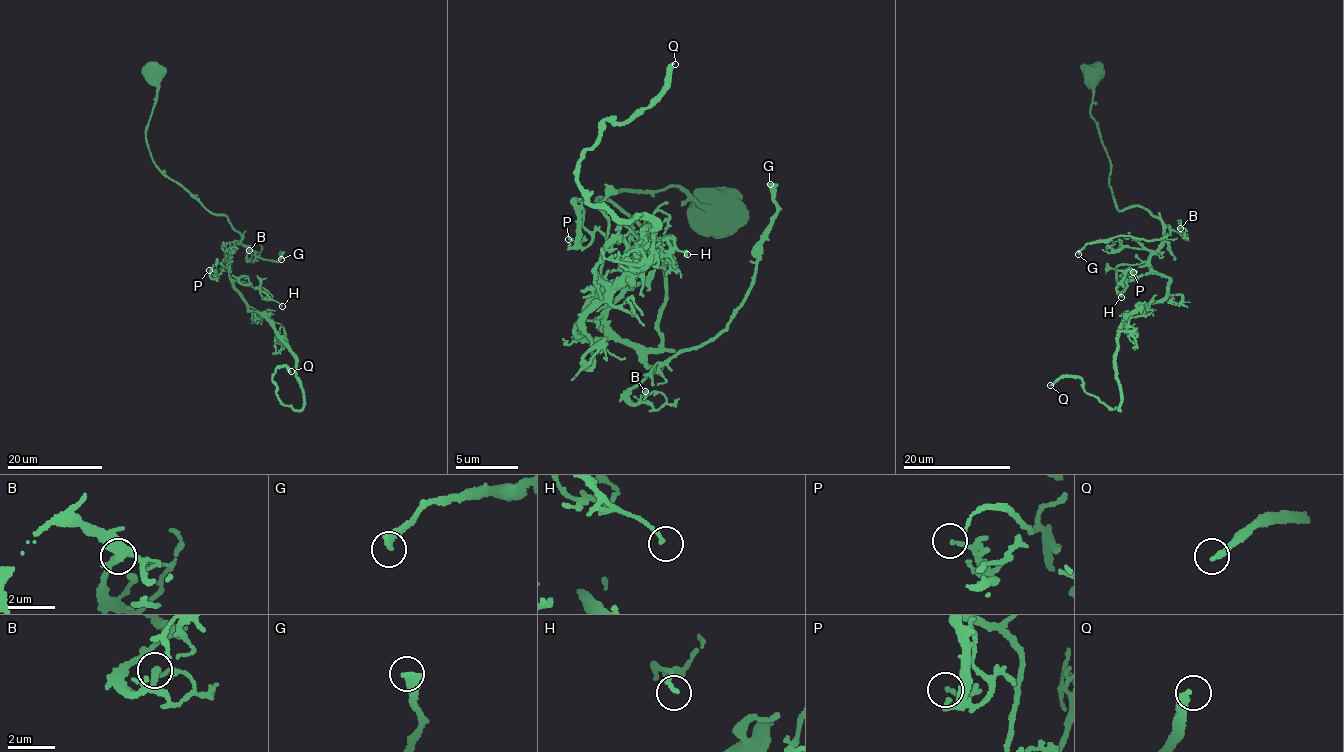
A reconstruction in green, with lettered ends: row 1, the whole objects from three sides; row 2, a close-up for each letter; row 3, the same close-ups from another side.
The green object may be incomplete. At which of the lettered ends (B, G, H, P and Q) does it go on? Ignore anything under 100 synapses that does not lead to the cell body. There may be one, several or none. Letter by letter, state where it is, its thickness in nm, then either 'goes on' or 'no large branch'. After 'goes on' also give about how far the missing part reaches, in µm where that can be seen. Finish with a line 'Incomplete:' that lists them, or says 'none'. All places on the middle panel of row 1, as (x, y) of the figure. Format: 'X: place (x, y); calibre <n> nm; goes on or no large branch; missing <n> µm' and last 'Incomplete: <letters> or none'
B: place (645, 391); calibre 120 nm; no large branch
G: place (770, 184); calibre 280 nm; no large branch
H: place (687, 254); calibre 150 nm; no large branch
P: place (568, 239); calibre 150 nm; no large branch
Q: place (675, 64); calibre 240 nm; goes on; missing 300 µm
Incomplete: Q

